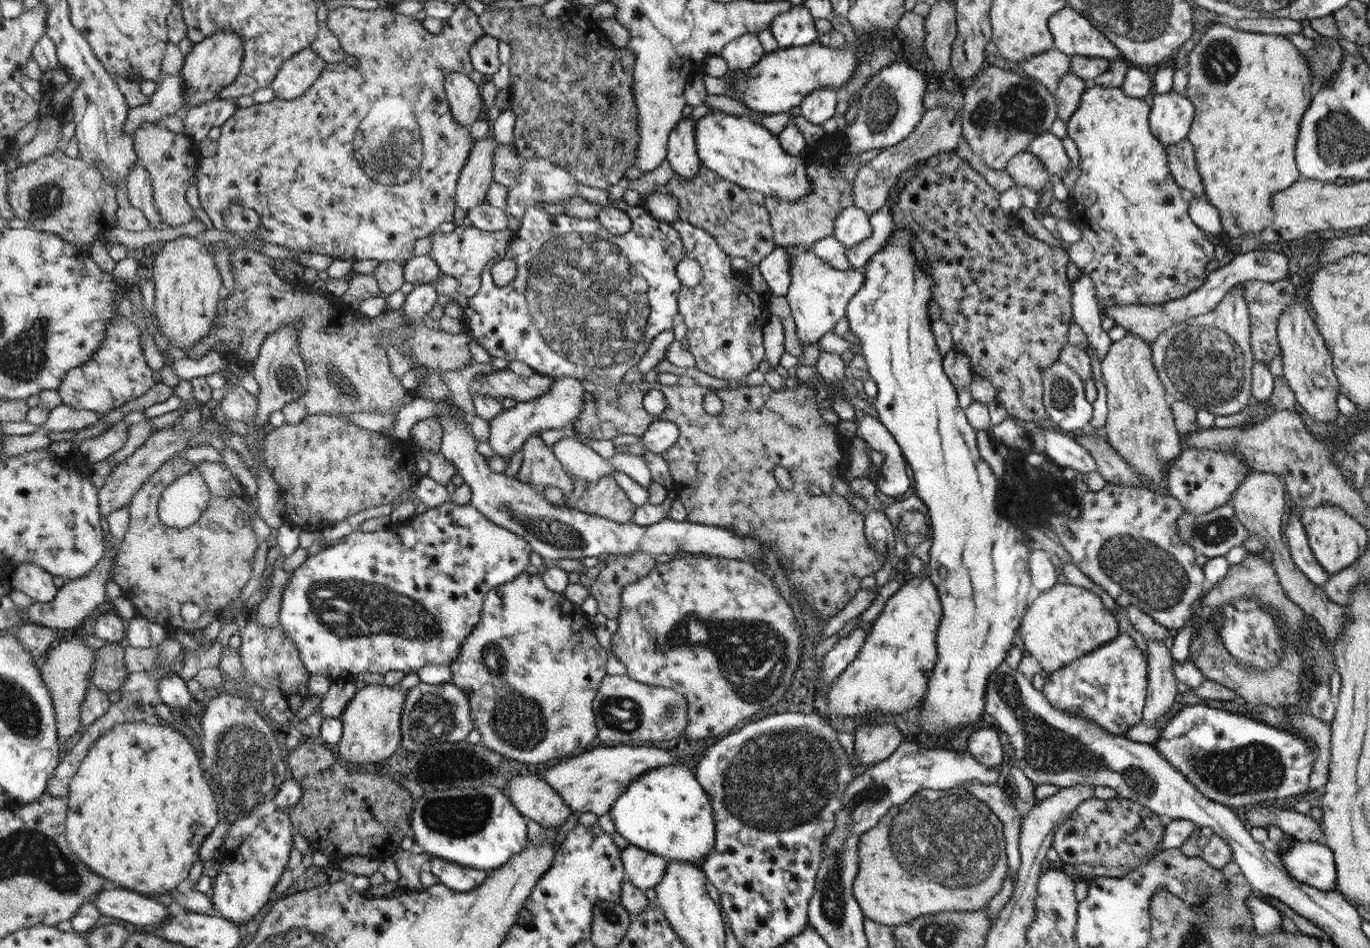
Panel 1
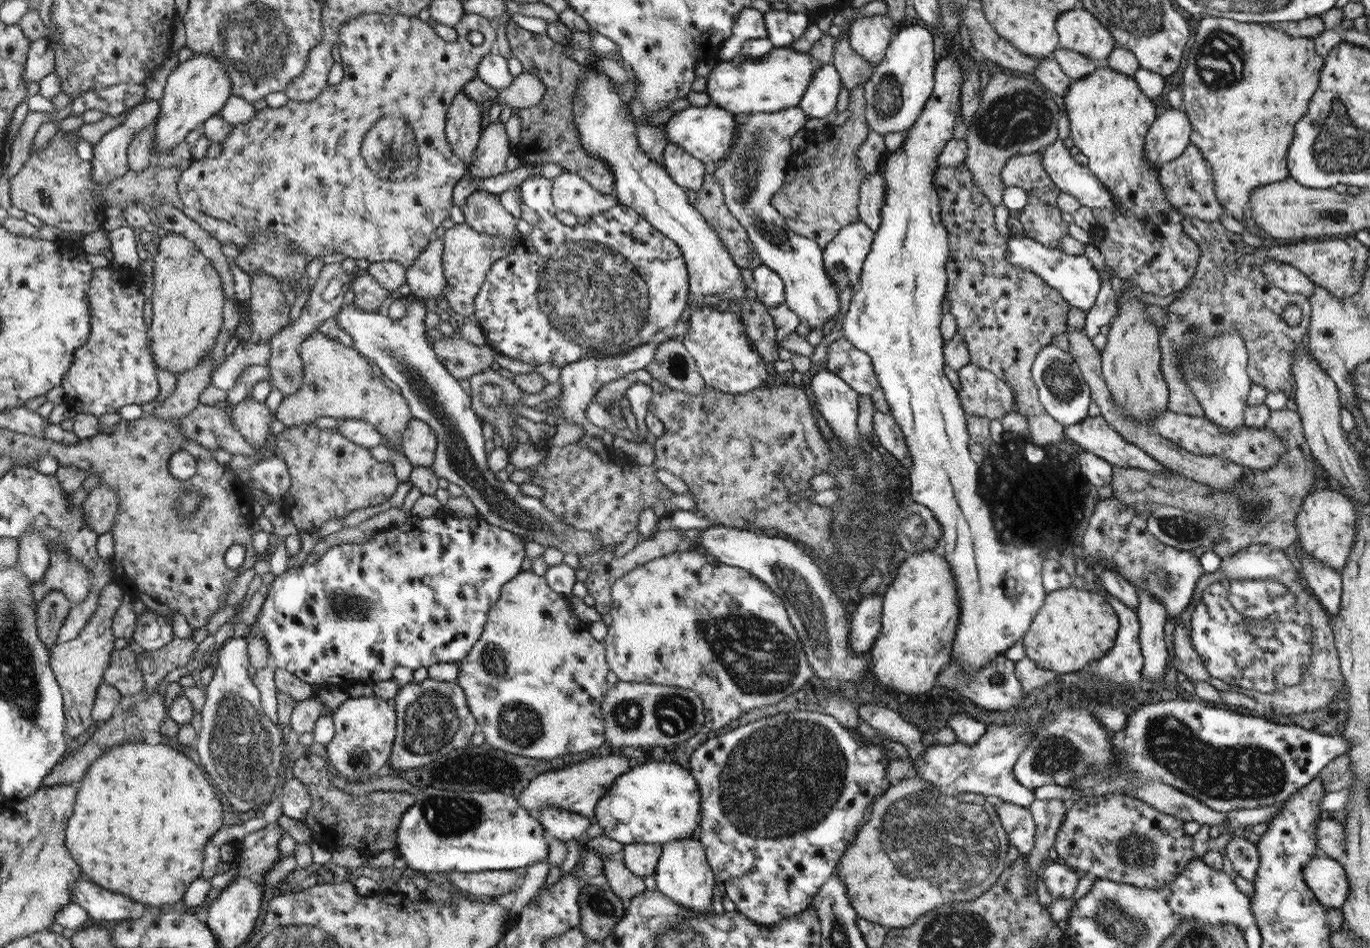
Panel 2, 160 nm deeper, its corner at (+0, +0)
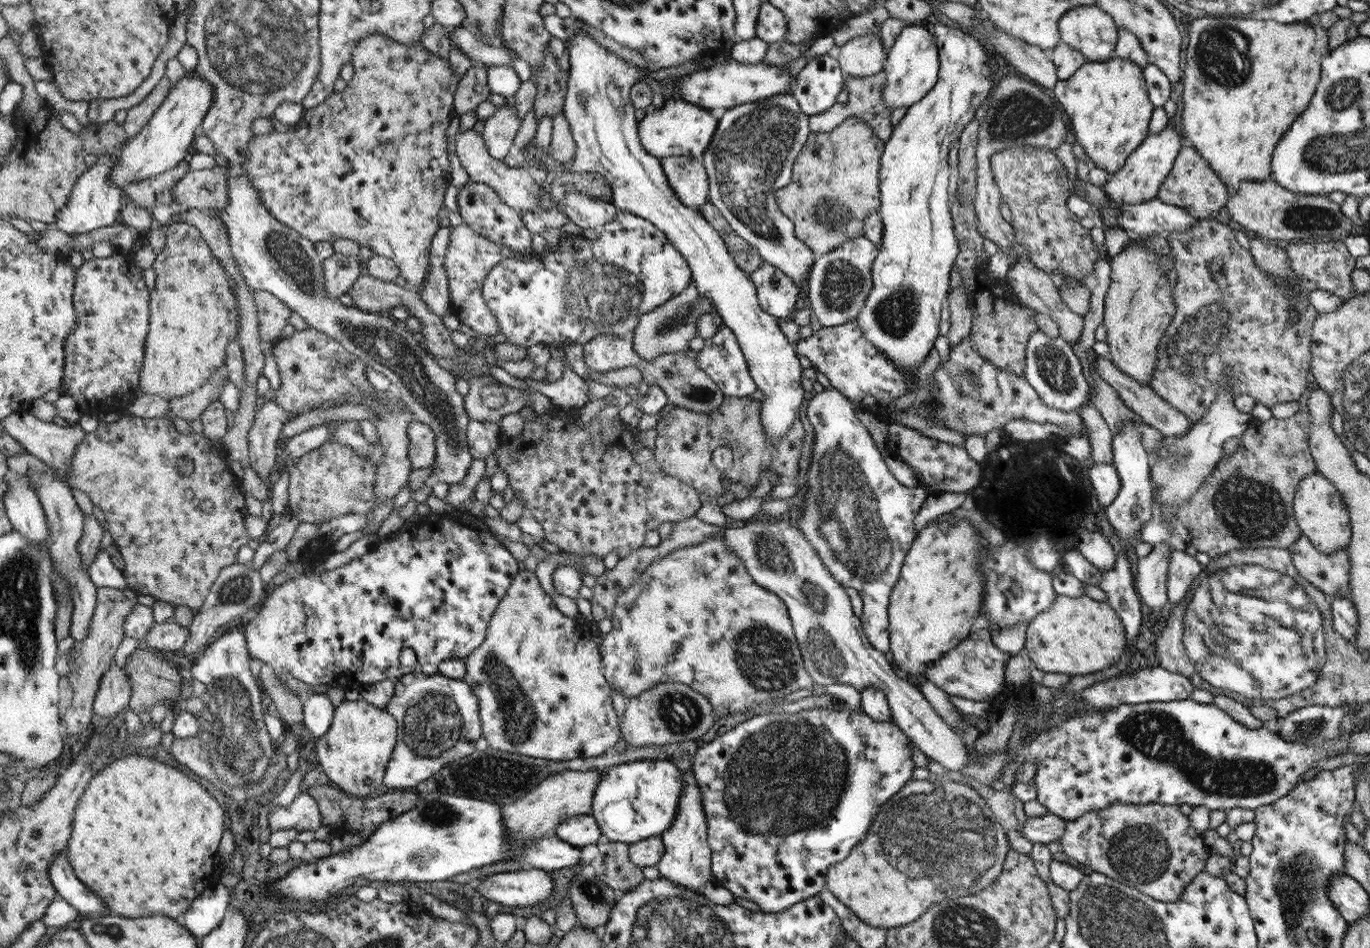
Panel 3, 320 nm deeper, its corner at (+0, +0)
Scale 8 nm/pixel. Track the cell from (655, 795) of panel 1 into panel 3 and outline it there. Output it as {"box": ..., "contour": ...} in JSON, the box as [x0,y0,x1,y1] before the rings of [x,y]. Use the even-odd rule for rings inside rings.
{"box":[591,760,683,846],"contour":[[[638,760],[612,766],[595,788],[591,814],[610,842],[629,846],[670,830],[683,794],[682,771],[666,761]]]}

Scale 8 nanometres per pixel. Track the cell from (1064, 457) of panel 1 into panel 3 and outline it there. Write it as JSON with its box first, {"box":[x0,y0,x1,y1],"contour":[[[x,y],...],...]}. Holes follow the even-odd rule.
{"box":[1089,462,1121,506],"contour":[[[1090,462],[1089,477],[1098,495],[1098,503],[1108,506],[1114,503],[1121,489],[1121,478],[1113,464]]]}

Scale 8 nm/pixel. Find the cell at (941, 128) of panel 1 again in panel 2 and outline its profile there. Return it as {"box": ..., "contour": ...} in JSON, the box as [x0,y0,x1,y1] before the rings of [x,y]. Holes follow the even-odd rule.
{"box":[860,151,894,233],"contour":[[[886,151],[884,157],[882,157],[882,164],[878,171],[873,174],[869,174],[865,178],[863,186],[860,191],[860,219],[866,225],[870,226],[870,229],[876,233],[880,227],[882,220],[882,208],[885,206],[885,180],[883,172],[885,171],[885,162],[887,156],[894,151]]]}

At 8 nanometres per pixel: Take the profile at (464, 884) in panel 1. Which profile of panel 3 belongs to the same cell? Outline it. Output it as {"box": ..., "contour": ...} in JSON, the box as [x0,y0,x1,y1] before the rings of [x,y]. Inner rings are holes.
{"box":[476,868,555,909],"contour":[[[523,868],[520,871],[506,871],[488,875],[482,879],[476,888],[484,898],[492,900],[502,905],[503,909],[511,907],[536,906],[538,902],[546,902],[550,898],[551,892],[555,887],[555,881],[551,878],[551,874],[541,868]]]}

